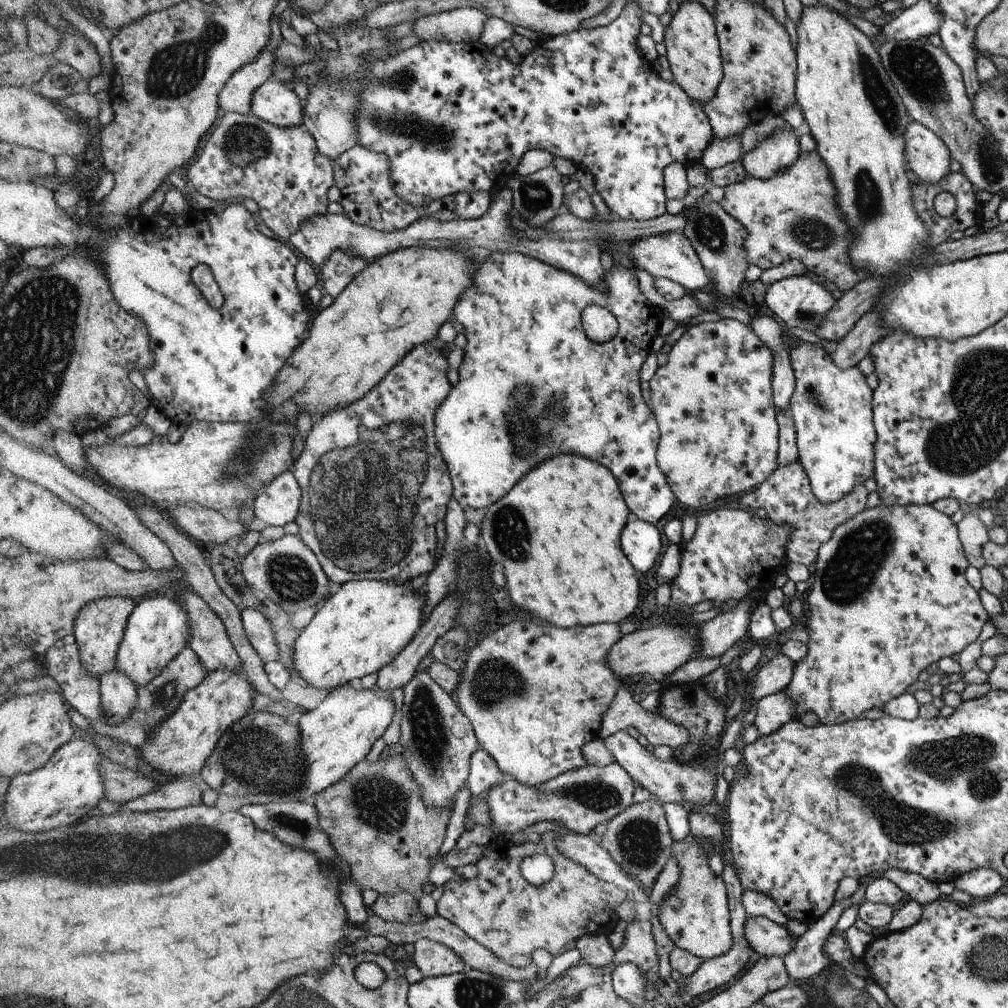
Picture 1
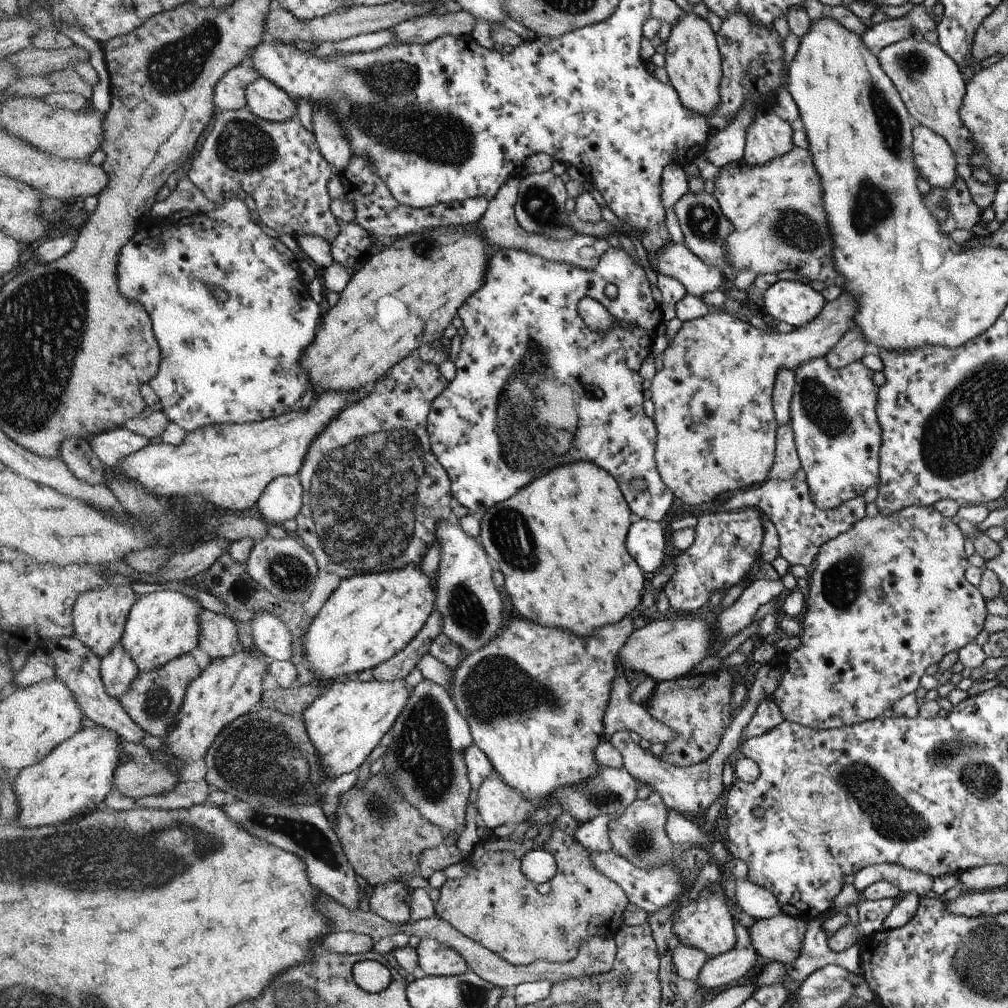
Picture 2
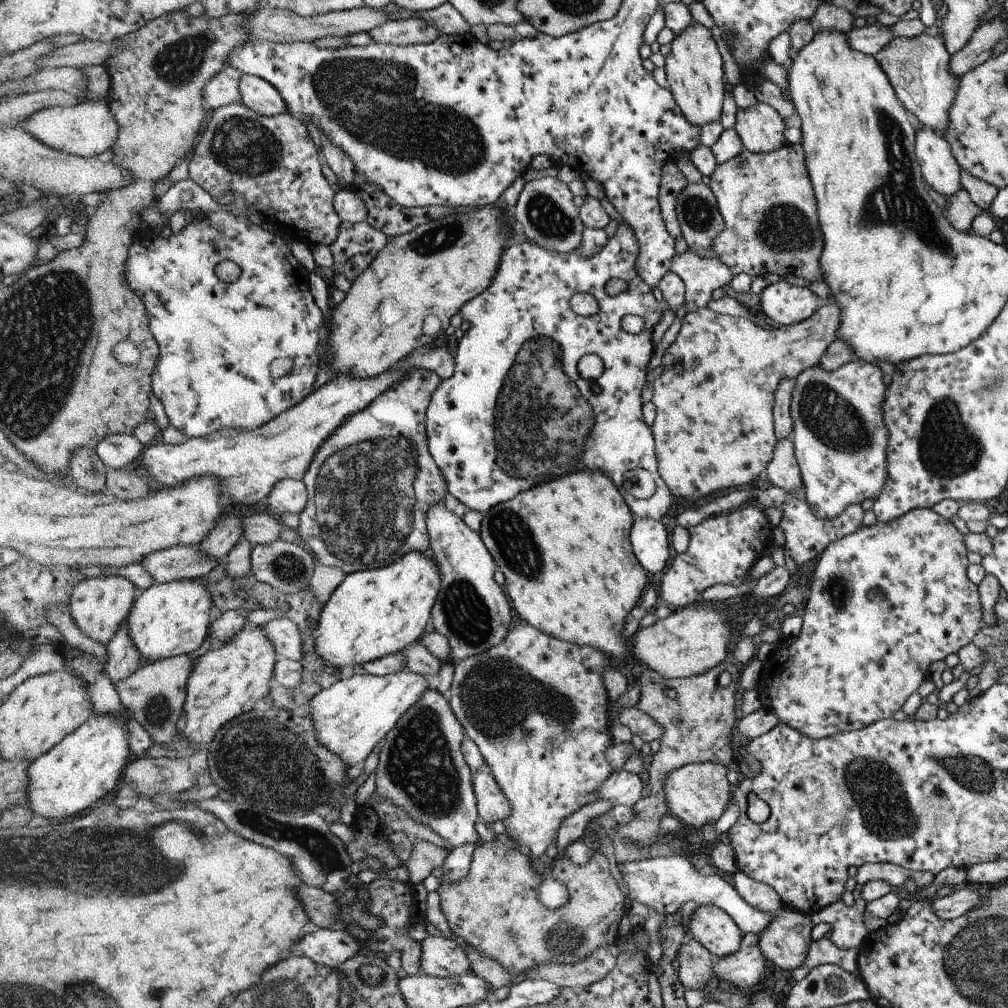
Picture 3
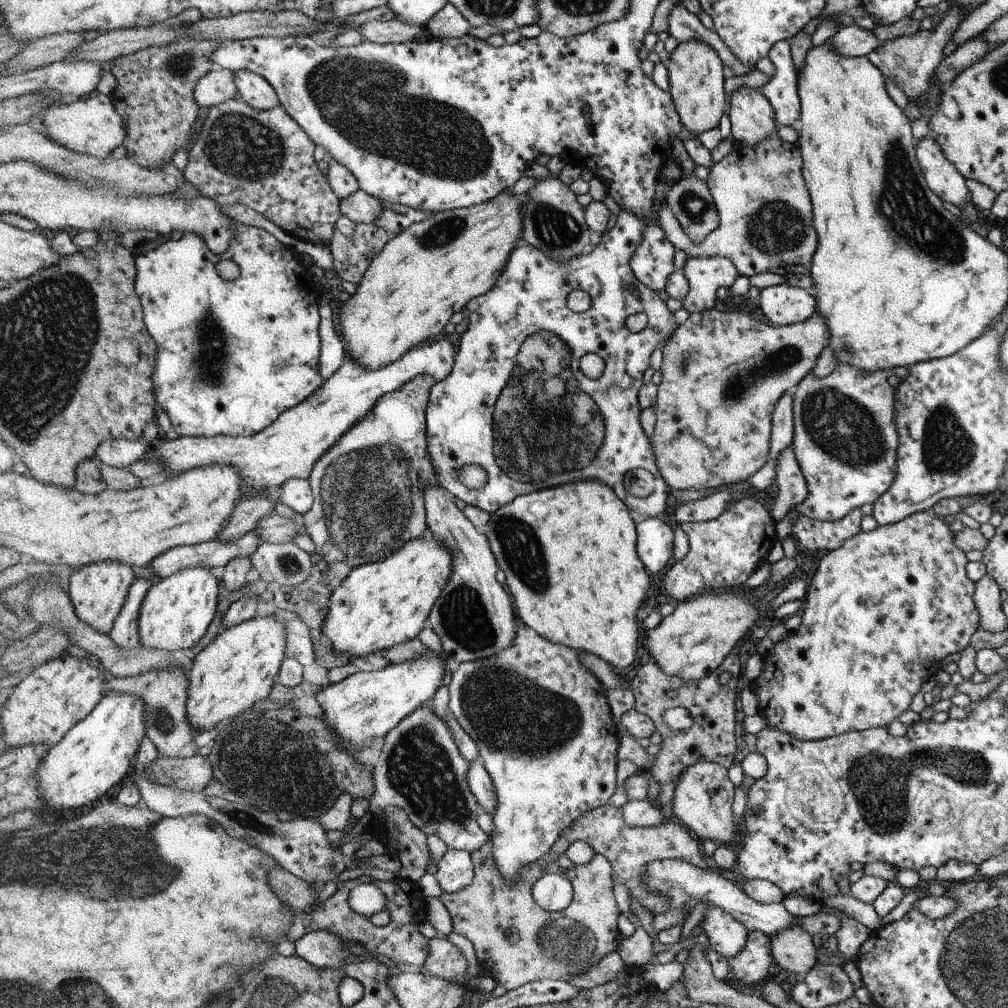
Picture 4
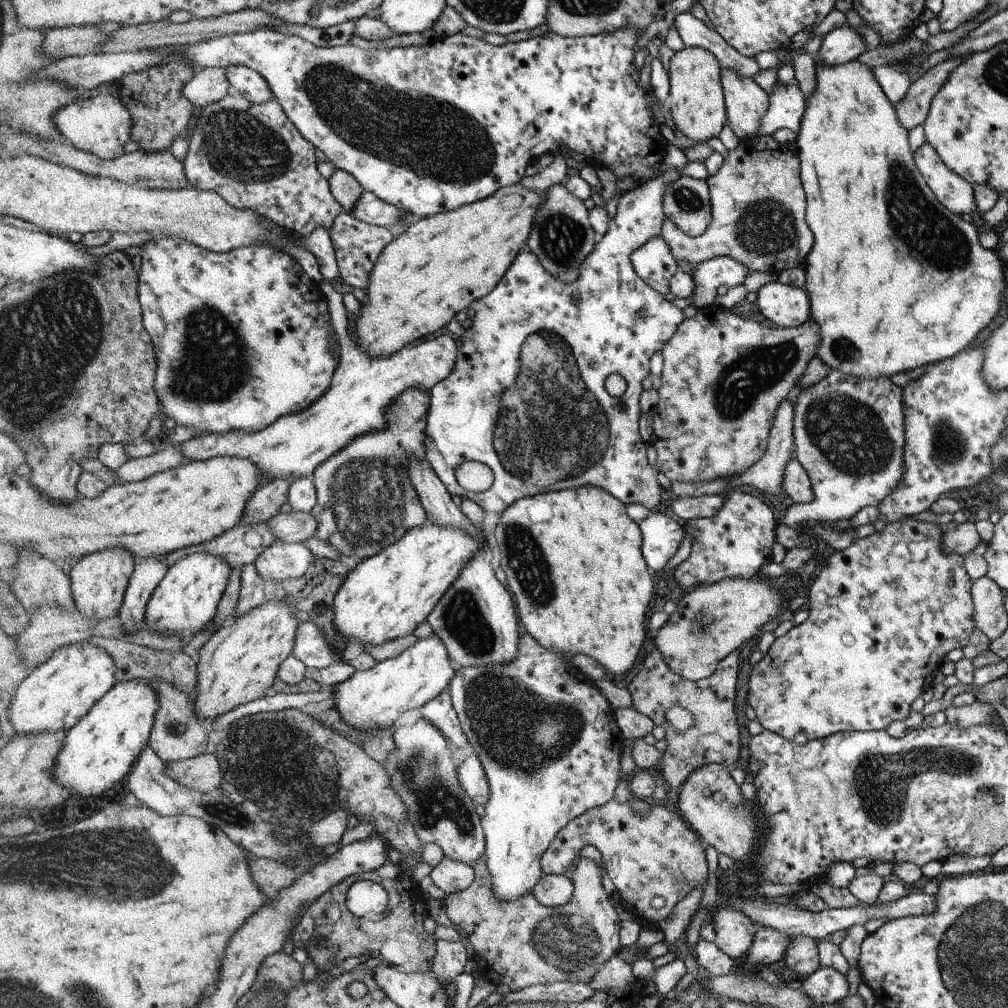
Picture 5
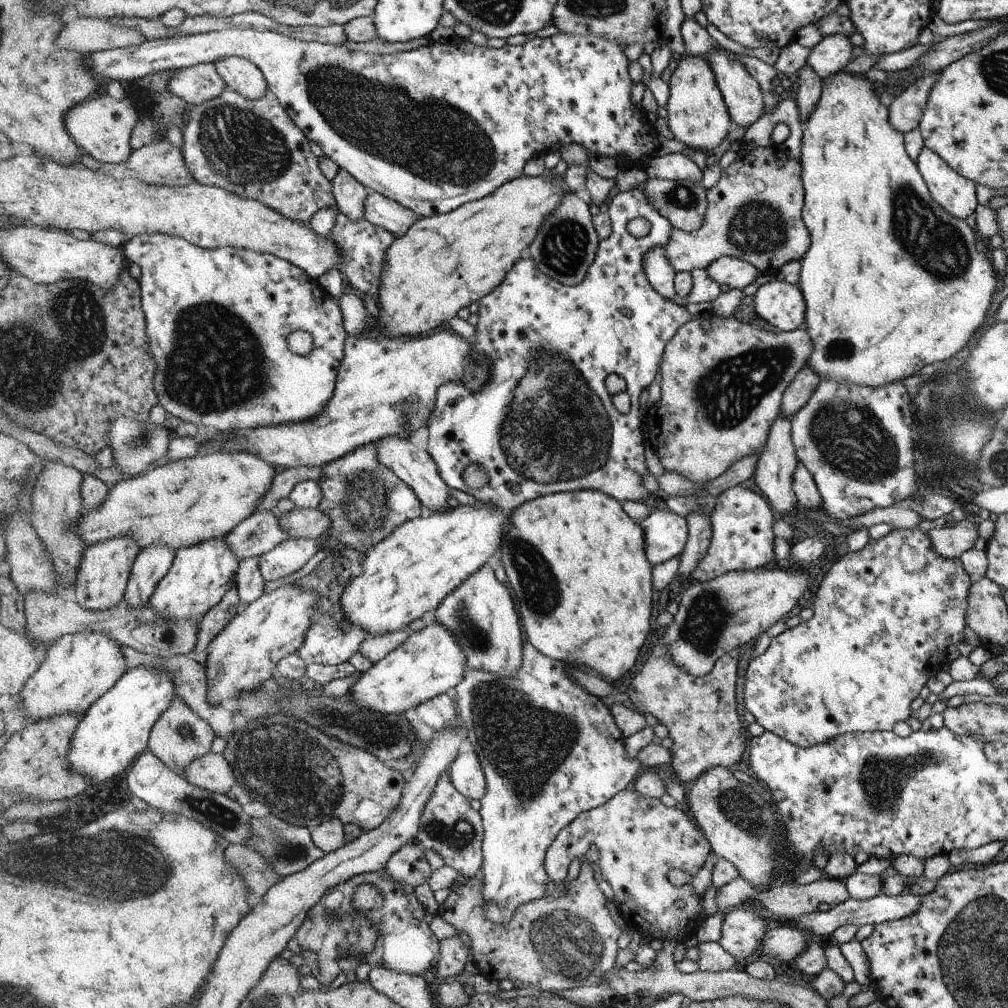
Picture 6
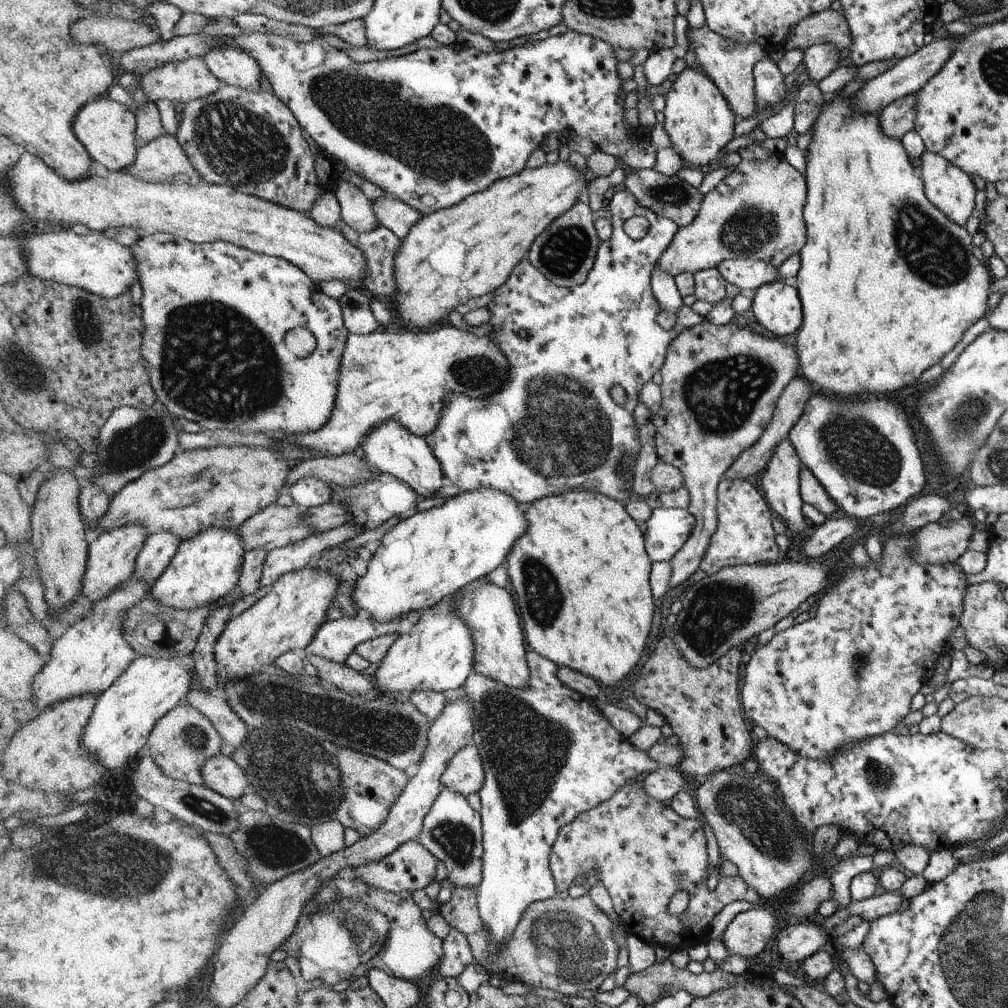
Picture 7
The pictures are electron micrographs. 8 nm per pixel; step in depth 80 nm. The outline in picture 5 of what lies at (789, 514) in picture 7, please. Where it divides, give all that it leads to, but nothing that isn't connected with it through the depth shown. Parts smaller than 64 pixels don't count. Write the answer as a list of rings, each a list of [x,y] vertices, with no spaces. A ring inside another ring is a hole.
[[[784,400],[775,414],[774,428],[771,429],[770,440],[767,444],[767,452],[762,461],[758,461],[744,474],[732,477],[726,484],[726,494],[734,486],[752,486],[759,492],[767,492],[772,496],[778,496],[783,492],[782,481],[785,466],[794,456],[793,437],[793,402]]]

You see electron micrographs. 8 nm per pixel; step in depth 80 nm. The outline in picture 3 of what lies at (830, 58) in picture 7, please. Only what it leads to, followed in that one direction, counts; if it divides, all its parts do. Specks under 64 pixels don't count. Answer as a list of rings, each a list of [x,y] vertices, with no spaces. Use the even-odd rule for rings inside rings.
[[[878,22],[862,28],[856,27],[846,34],[854,50],[869,55],[880,52],[892,39],[896,38],[889,26],[883,26]]]

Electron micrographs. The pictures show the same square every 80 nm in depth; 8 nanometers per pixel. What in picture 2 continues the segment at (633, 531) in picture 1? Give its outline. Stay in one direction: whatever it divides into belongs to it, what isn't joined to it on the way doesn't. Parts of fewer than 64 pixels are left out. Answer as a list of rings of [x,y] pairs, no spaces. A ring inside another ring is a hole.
[[[640,519],[631,524],[627,532],[628,552],[639,563],[644,574],[662,568],[666,558],[666,536],[664,528],[656,521]]]

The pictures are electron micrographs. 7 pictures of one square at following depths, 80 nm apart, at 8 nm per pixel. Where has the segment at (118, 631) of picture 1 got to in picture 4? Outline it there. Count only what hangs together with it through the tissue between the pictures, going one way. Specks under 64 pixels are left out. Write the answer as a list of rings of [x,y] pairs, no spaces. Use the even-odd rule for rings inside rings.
[[[103,562],[86,565],[76,574],[69,574],[69,589],[78,616],[97,631],[110,635],[127,606],[137,581],[134,568],[126,563]]]

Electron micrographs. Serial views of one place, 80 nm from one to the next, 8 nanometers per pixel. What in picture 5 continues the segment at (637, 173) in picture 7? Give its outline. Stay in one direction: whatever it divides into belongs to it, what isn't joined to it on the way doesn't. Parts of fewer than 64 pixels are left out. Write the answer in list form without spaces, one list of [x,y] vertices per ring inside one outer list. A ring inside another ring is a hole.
[[[682,175],[667,185],[663,211],[687,235],[703,235],[712,222],[710,187],[705,180]]]

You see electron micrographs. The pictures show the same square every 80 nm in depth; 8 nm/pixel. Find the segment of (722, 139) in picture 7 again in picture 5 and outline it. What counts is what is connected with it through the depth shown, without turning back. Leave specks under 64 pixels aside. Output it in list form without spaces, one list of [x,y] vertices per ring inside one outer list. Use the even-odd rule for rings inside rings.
[[[684,47],[676,51],[670,59],[668,109],[671,111],[676,131],[682,131],[689,139],[696,142],[706,142],[710,137],[717,136],[726,122],[726,111],[724,110],[724,90],[720,84],[720,64],[715,54],[702,47]]]

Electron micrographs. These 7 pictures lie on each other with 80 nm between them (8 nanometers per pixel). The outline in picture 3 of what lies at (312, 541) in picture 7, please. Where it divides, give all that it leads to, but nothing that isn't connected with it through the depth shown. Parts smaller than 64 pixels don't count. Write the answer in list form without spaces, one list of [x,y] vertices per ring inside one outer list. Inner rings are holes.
[[[278,539],[270,544],[257,544],[251,550],[251,571],[260,582],[270,584],[282,595],[295,595],[310,589],[316,568],[316,558],[297,542]]]

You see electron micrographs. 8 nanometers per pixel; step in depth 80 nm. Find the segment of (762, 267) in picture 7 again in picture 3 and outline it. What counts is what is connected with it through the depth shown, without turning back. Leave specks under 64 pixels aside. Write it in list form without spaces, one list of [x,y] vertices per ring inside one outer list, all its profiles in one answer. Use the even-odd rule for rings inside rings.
[[[690,248],[682,254],[675,253],[670,272],[677,274],[685,284],[684,304],[675,313],[680,321],[687,312],[707,307],[712,292],[728,286],[733,277],[718,256],[702,258]]]

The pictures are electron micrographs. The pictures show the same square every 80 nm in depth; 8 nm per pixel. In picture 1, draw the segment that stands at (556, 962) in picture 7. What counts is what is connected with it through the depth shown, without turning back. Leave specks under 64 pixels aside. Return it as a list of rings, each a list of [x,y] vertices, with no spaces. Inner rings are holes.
[[[547,832],[540,836],[540,842],[526,842],[522,845],[513,845],[504,840],[492,840],[484,846],[485,854],[475,865],[478,868],[478,877],[466,879],[462,884],[454,880],[444,884],[443,896],[436,902],[437,914],[447,918],[450,922],[459,926],[464,932],[476,942],[491,950],[499,959],[506,964],[524,969],[530,963],[536,962],[536,950],[544,948],[553,956],[564,952],[566,944],[570,940],[576,940],[586,935],[609,935],[617,925],[618,915],[616,908],[624,899],[629,899],[628,892],[618,888],[614,883],[609,883],[595,874],[592,874],[585,866],[566,858],[560,854],[555,845],[556,832]],[[534,854],[549,856],[554,863],[553,877],[543,885],[537,887],[530,884],[520,870],[521,862]]]

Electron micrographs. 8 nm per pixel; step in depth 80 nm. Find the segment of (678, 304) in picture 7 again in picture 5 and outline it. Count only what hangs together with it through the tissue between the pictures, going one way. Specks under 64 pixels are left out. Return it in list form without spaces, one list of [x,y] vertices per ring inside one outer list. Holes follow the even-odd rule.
[[[656,235],[636,249],[631,257],[636,274],[660,294],[670,295],[671,278],[678,272],[674,252],[669,244]]]

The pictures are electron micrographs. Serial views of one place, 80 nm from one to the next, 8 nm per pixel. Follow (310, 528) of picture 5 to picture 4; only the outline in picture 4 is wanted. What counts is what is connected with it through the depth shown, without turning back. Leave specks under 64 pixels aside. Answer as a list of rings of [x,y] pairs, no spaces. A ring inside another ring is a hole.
[[[276,512],[260,518],[253,529],[261,542],[288,543],[294,536],[303,533],[303,516],[297,515],[294,520],[280,517]]]

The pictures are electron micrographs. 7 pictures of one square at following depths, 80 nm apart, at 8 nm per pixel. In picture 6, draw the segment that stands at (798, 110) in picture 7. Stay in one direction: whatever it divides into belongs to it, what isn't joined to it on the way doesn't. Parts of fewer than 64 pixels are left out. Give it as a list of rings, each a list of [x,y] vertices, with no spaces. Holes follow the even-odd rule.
[[[807,62],[796,74],[799,79],[796,100],[801,116],[801,126],[803,126],[805,120],[814,110],[816,103],[820,100],[822,79]]]

